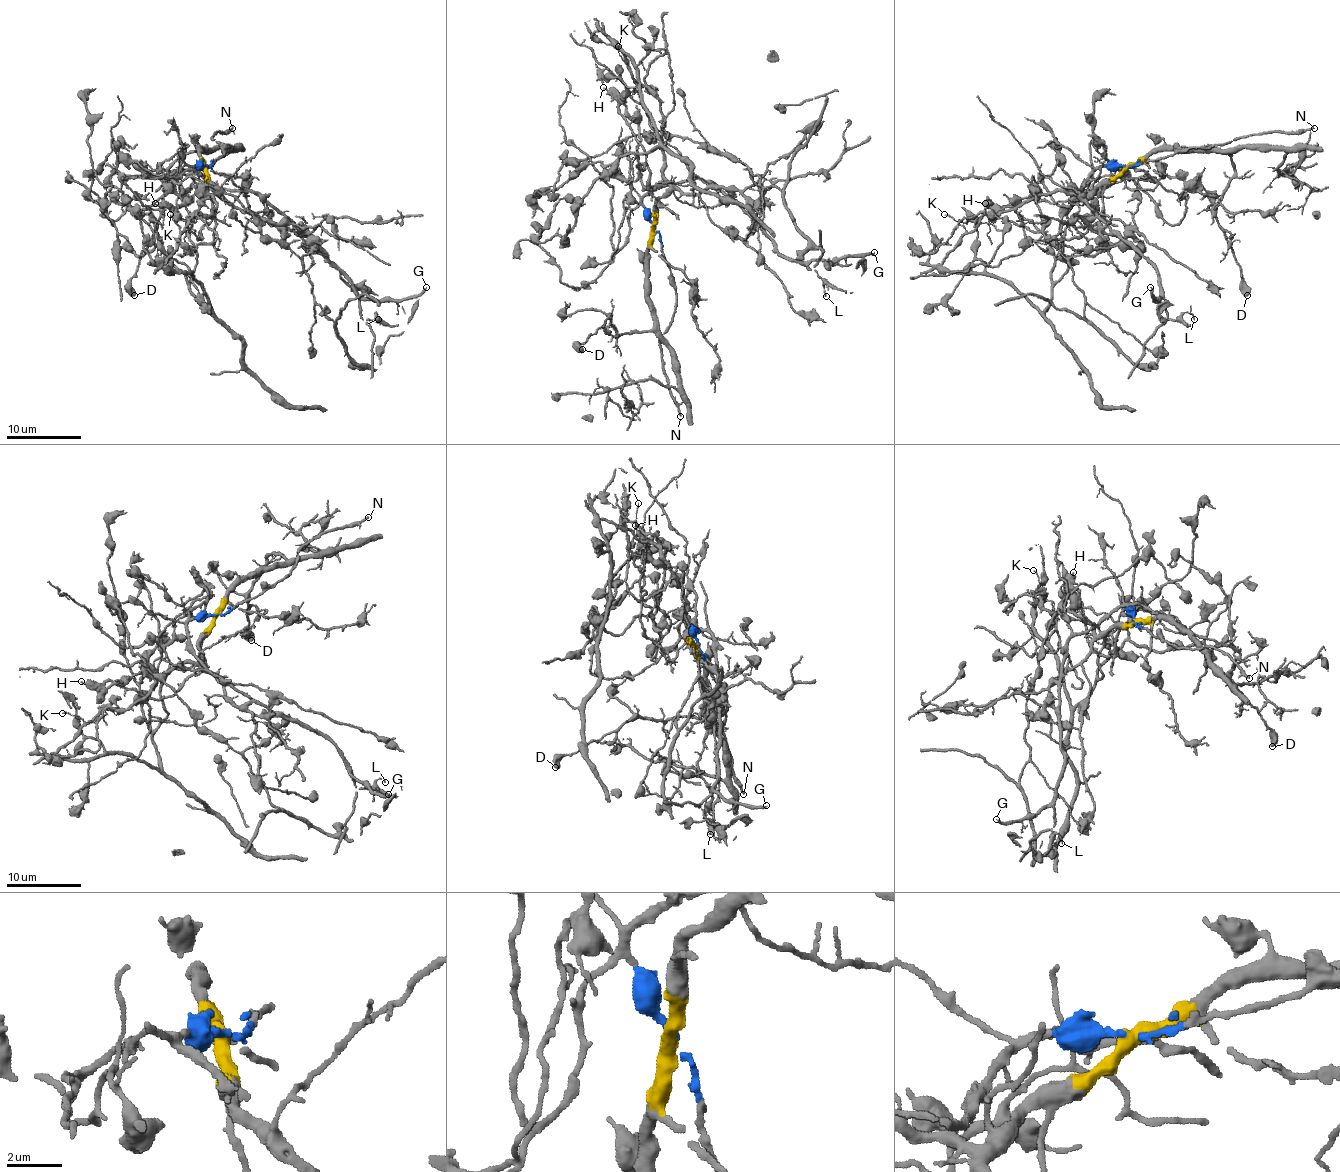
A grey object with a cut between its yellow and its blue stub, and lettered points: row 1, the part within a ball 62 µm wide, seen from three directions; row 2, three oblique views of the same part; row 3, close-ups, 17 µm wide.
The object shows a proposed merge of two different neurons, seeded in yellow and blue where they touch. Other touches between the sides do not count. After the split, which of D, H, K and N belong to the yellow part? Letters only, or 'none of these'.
D, H, K

